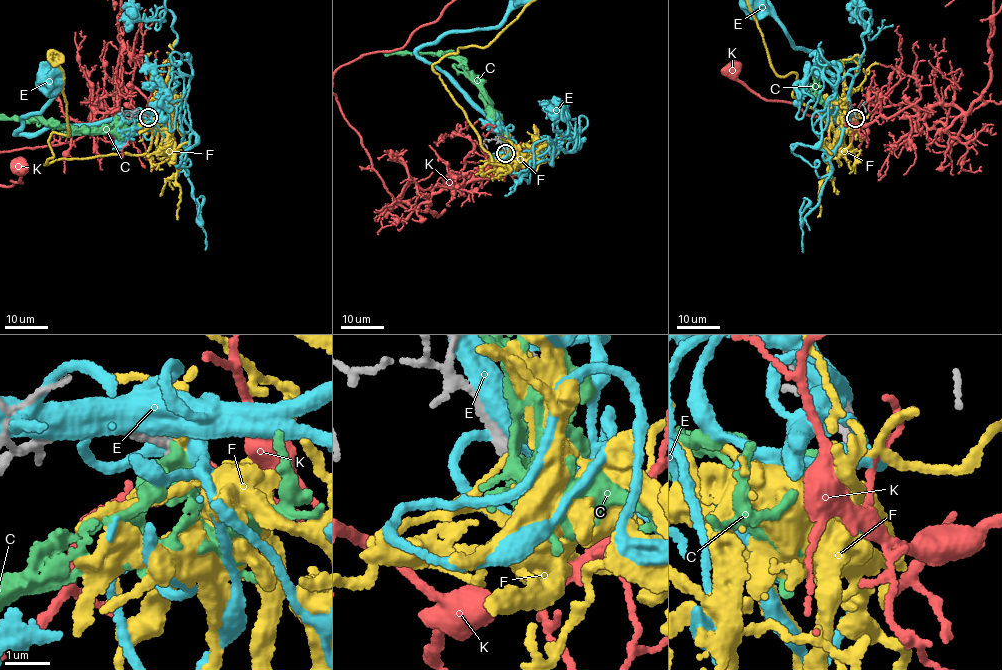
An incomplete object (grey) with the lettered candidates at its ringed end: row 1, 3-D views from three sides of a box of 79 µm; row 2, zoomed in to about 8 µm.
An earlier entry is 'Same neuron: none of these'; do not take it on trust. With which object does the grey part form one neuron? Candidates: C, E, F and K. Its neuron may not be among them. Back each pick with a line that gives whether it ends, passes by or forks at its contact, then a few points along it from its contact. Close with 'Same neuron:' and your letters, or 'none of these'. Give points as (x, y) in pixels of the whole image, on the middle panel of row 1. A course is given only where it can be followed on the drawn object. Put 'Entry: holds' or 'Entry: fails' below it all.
Same neuron: none of these
Entry: holds

